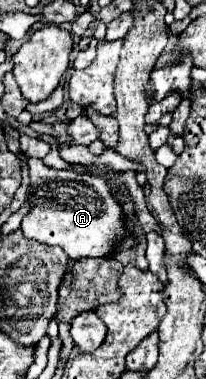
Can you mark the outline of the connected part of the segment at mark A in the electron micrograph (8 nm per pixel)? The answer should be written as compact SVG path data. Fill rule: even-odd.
M28 158L28 168L32 180L28 190L32 210L22 220L22 232L26 238L60 246L72 260L84 256L110 256L114 242L118 242L118 246L130 246L130 234L126 234L126 222L122 222L122 206L118 206L118 200L102 178L94 174L76 174L72 170L54 170L44 166L40 158Z

